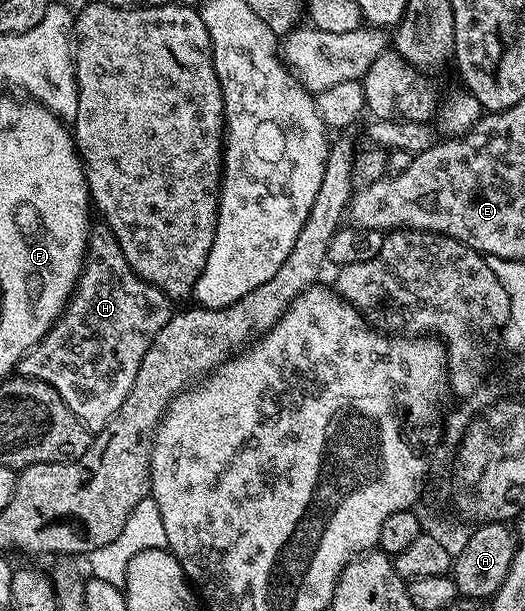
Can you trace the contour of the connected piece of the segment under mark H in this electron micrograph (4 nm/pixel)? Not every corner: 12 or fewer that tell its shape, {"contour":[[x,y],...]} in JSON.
{"contour":[[95,222],[82,276],[17,374],[97,433],[172,300]]}

